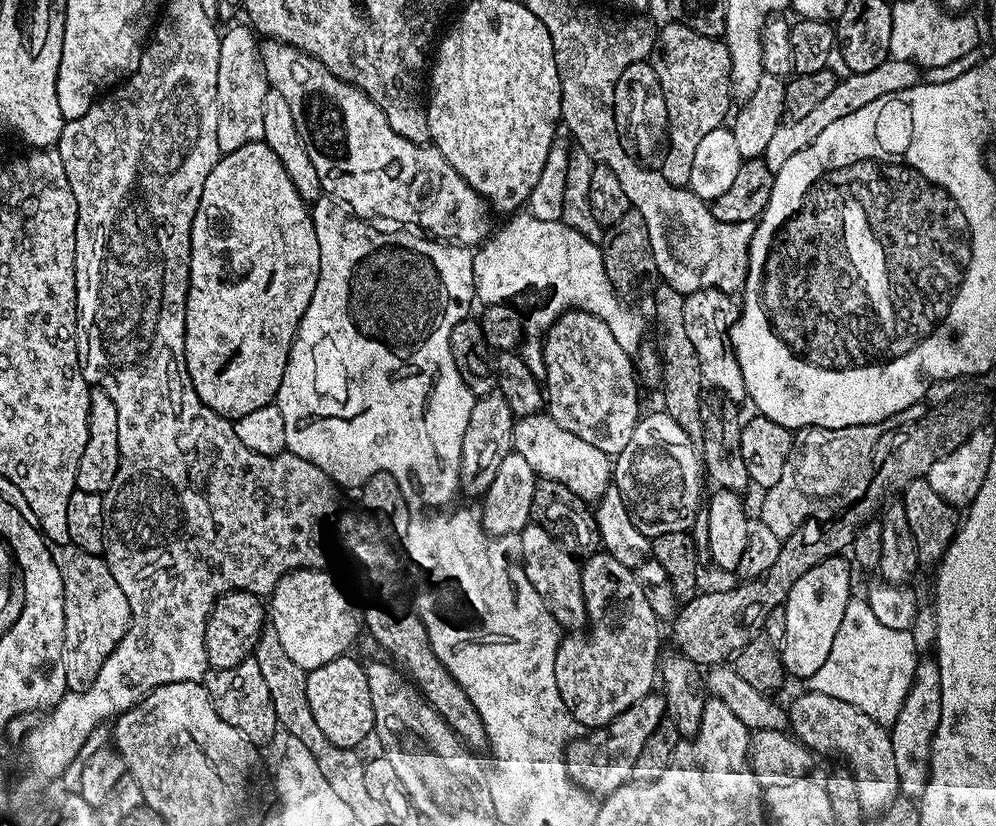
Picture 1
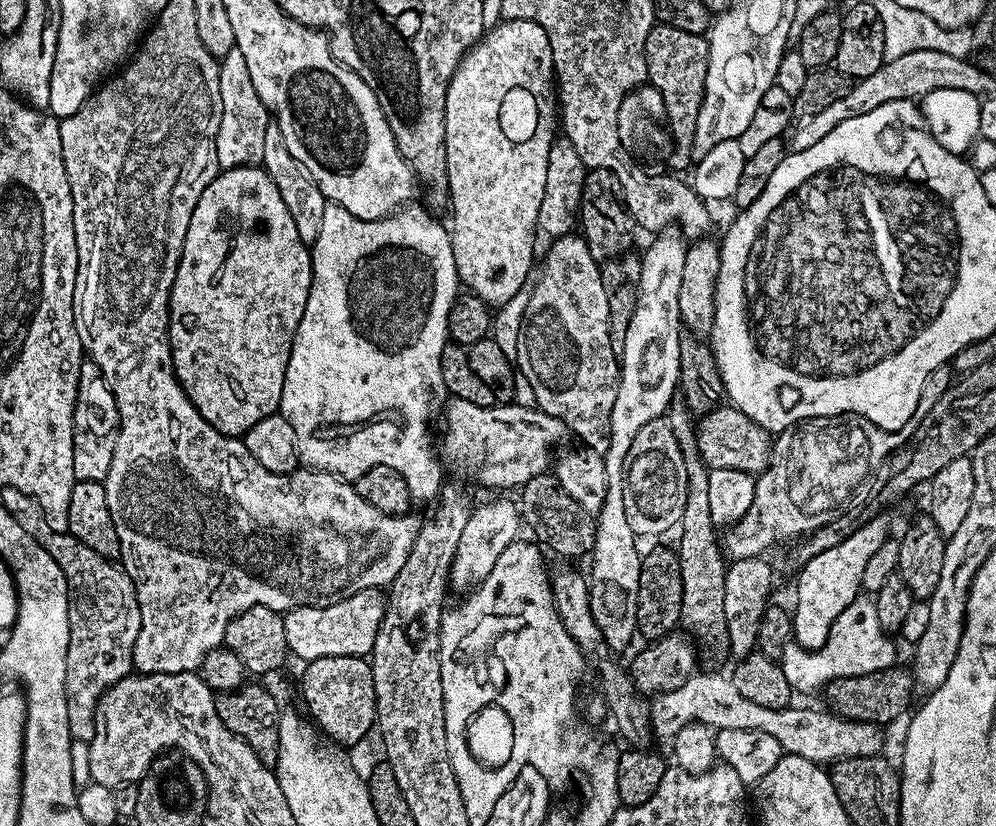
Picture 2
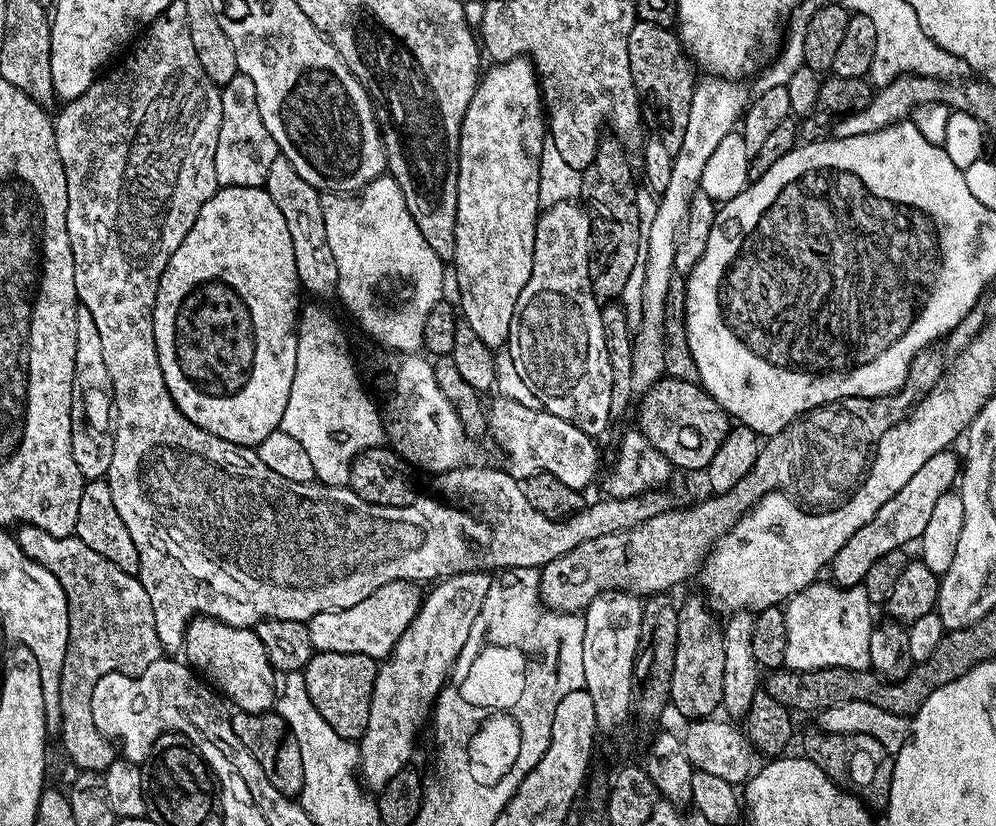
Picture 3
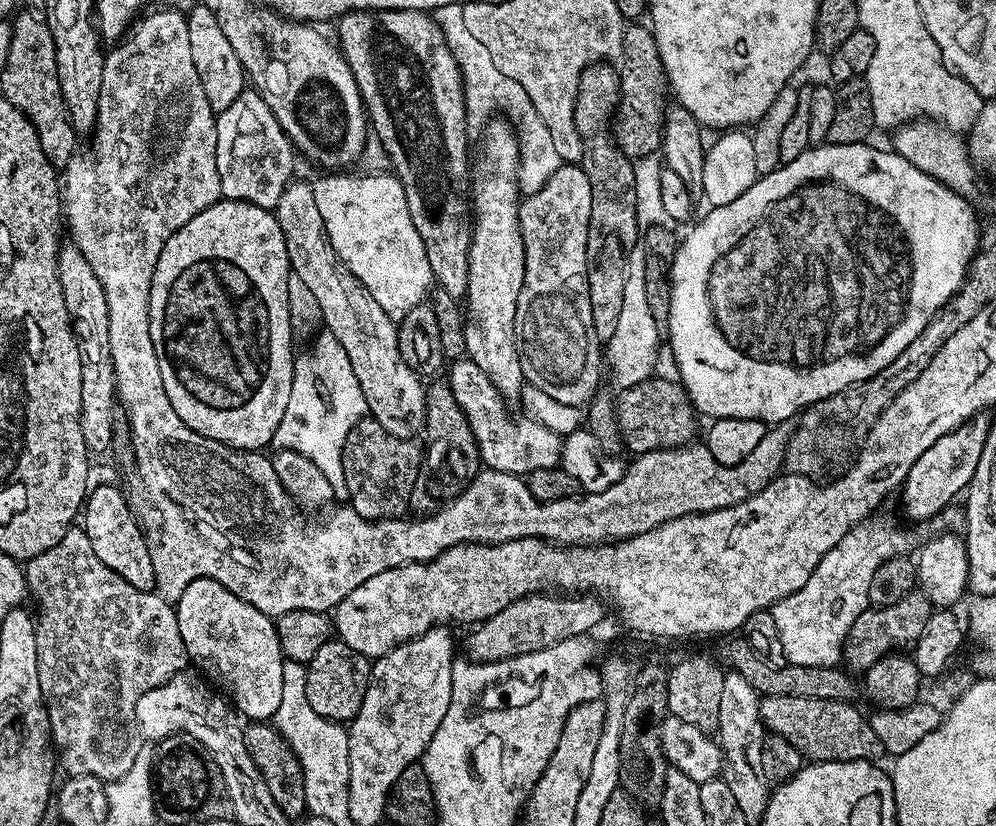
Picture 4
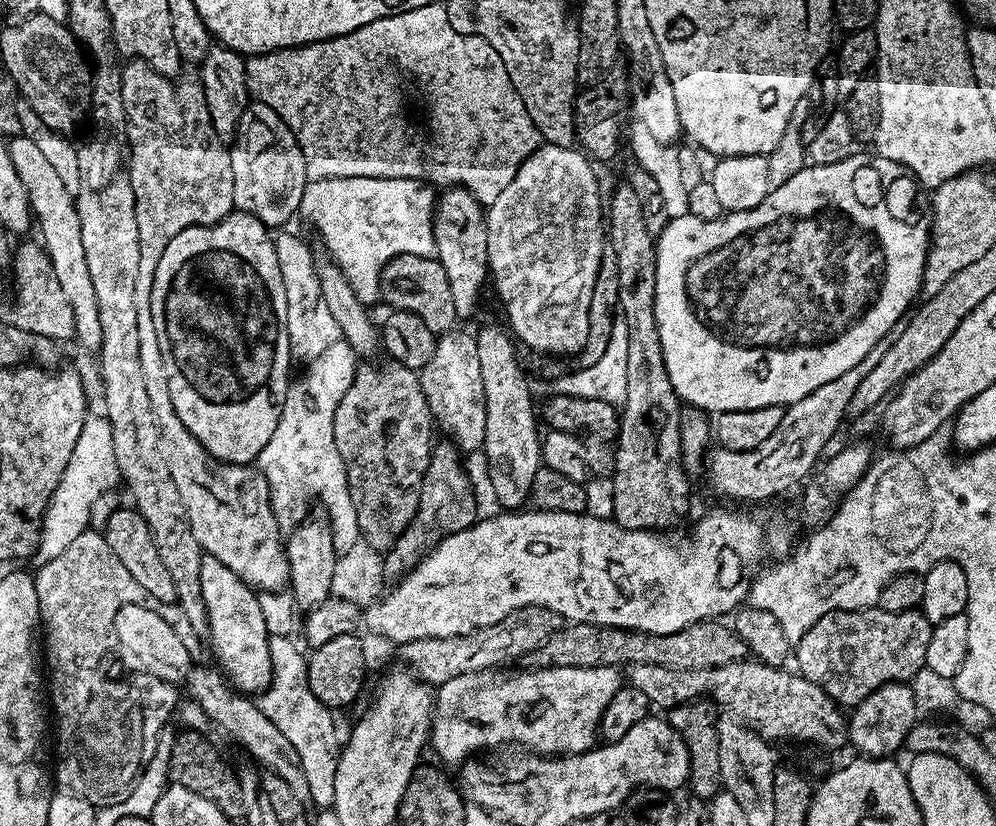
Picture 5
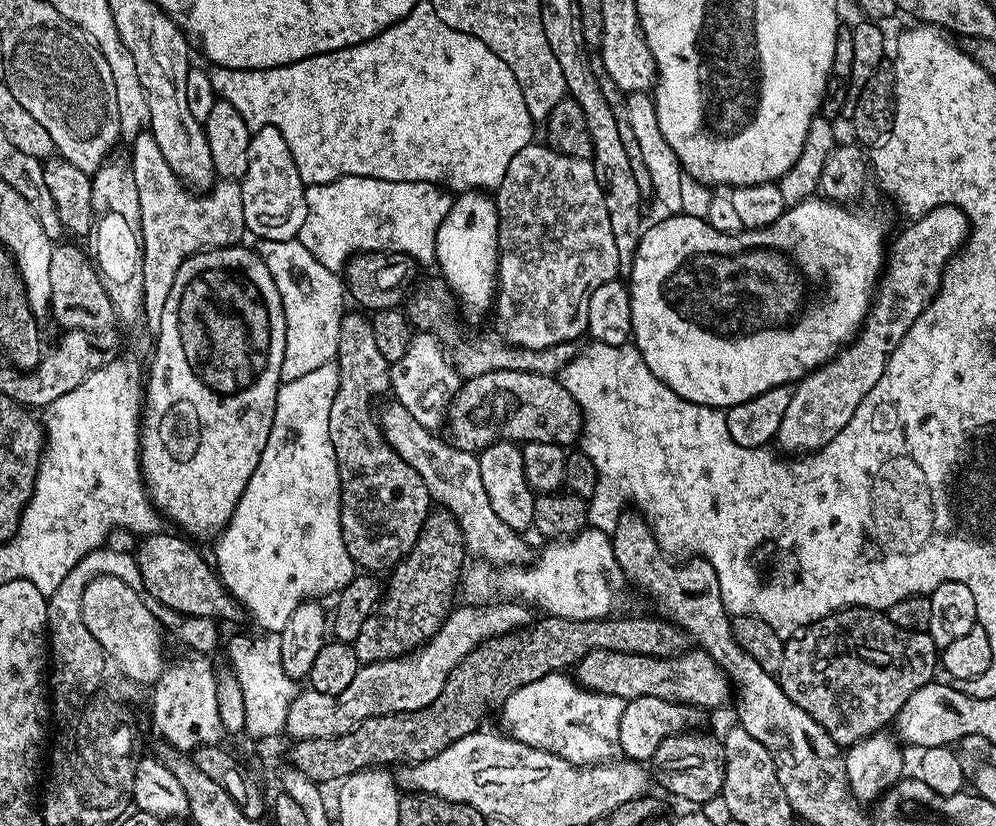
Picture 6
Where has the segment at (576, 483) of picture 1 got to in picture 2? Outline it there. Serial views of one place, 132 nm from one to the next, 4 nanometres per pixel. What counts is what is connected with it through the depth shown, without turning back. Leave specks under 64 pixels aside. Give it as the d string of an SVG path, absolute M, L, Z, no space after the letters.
M452 398L447 401L446 412L447 408L448 425L444 428L443 459L449 465L452 463L458 471L473 476L478 483L485 484L488 488L513 488L516 490L526 482L530 482L530 478L545 475L554 460L554 456L551 456L552 447L563 436L566 436L563 422L550 414L541 412L537 407L527 408L513 402L511 404L495 403L490 408L483 408L474 406L474 402Z

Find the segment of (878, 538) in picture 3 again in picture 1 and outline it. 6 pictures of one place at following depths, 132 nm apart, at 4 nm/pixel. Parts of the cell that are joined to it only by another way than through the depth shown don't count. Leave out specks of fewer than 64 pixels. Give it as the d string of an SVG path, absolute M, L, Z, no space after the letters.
M843 555L831 556L818 562L818 566L806 570L806 574L802 574L802 578L798 578L798 582L794 582L794 590L790 590L788 601L784 603L786 639L778 648L780 661L784 664L785 673L789 677L797 676L800 682L807 681L809 676L818 674L822 662L826 662L826 658L830 658L830 646L834 646L838 626L842 626L842 614L846 614L848 601L853 599L852 572L848 569L849 561L846 562L844 559Z

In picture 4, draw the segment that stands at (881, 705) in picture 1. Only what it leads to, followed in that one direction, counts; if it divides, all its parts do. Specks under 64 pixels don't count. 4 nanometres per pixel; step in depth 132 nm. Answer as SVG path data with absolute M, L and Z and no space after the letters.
M877 518L857 524L818 562L814 574L794 594L773 604L770 611L778 626L780 652L789 664L834 668L841 663L844 641L850 626L870 607L868 582L888 559L903 556L909 550L908 536L900 528L891 528Z

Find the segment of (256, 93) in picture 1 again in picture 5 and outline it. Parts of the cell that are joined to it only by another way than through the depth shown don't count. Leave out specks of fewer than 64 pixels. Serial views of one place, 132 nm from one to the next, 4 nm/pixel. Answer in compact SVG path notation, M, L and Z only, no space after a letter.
M252 102L245 108L236 127L234 143L230 151L234 166L235 211L258 218L269 229L279 229L284 226L279 224L286 223L292 215L295 217L299 213L302 194L309 181L296 135L278 113L270 110L270 106Z

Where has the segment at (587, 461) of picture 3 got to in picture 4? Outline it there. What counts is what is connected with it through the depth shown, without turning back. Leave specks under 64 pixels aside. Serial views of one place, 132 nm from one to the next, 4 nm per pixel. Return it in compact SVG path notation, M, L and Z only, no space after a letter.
M467 358L453 360L447 372L450 390L454 390L454 398L458 398L458 406L462 406L466 422L470 422L470 430L474 432L474 438L478 442L480 463L484 468L527 474L539 468L554 468L559 465L562 436L533 418L515 420L508 416L509 405L494 382L490 382L490 378L486 378L486 374L478 370L474 361Z

